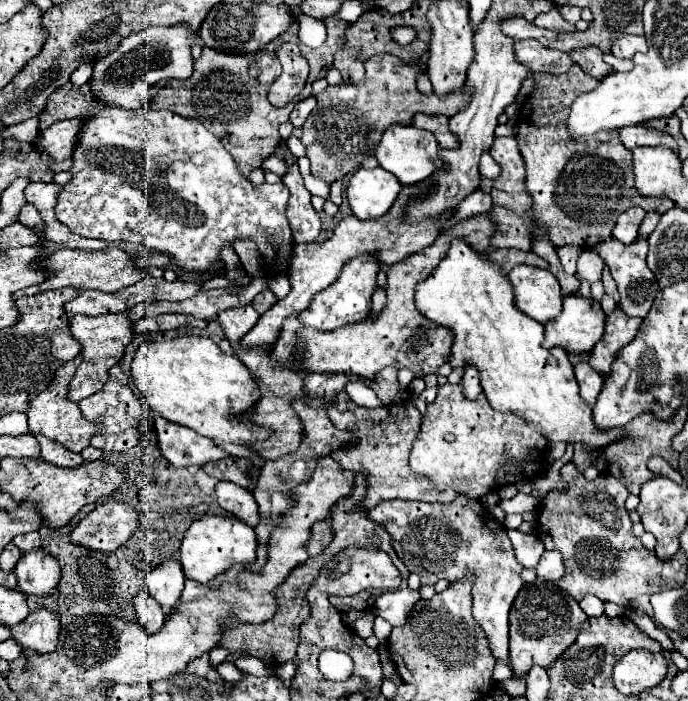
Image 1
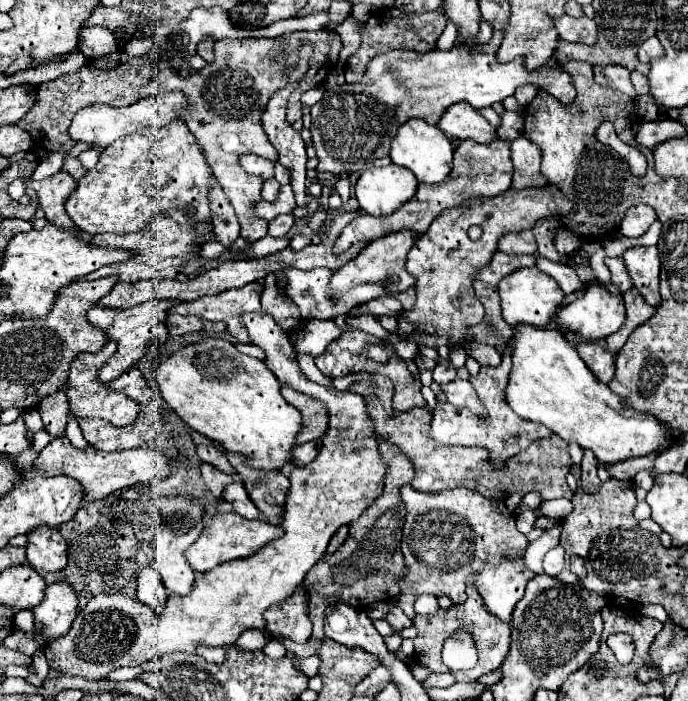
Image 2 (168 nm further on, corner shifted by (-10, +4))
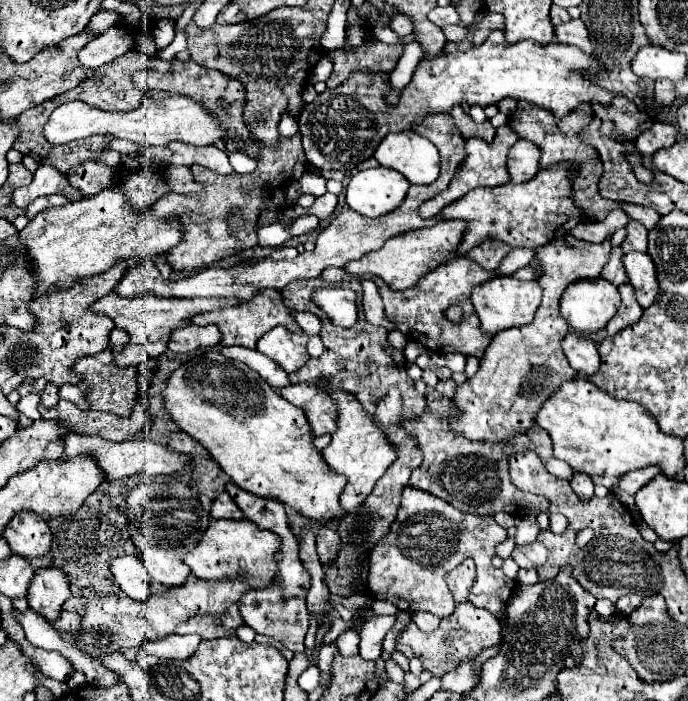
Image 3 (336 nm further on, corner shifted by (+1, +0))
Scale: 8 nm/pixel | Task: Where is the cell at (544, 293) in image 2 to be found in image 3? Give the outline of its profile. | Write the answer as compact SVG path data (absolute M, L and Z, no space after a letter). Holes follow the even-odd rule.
M496 276L496 280L488 280L476 286L472 292L472 304L476 308L476 314L480 316L482 330L494 332L494 334L506 328L530 324L536 314L536 308L540 306L540 300L542 300L542 290L538 280L524 282L514 276Z

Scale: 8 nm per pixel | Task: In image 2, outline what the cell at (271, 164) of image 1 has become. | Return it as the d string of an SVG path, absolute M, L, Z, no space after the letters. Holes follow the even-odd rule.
M243 154L239 156L239 164L245 172L251 172L255 176L261 176L263 180L267 178L273 178L275 170L273 170L273 162L271 160L265 160L265 158L259 158L255 154Z

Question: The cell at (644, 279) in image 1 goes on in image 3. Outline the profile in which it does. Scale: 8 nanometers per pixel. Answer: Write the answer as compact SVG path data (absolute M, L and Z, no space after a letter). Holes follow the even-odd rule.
M628 252L622 256L622 264L626 268L630 284L634 286L640 306L646 310L658 296L658 280L656 280L654 262L650 260L646 252Z

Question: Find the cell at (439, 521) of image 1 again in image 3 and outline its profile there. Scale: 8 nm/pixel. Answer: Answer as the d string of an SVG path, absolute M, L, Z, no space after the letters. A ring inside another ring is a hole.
M406 486L402 492L398 518L388 532L388 540L372 550L370 564L374 562L374 568L370 566L368 576L370 594L374 594L376 600L400 604L408 612L426 610L446 618L454 610L454 600L444 578L454 566L458 566L458 560L472 558L476 562L478 576L470 590L470 600L472 604L490 610L496 618L502 618L506 602L516 588L516 580L508 578L502 570L492 568L490 558L494 548L504 542L506 536L506 530L494 520L494 516L462 514L442 498Z

